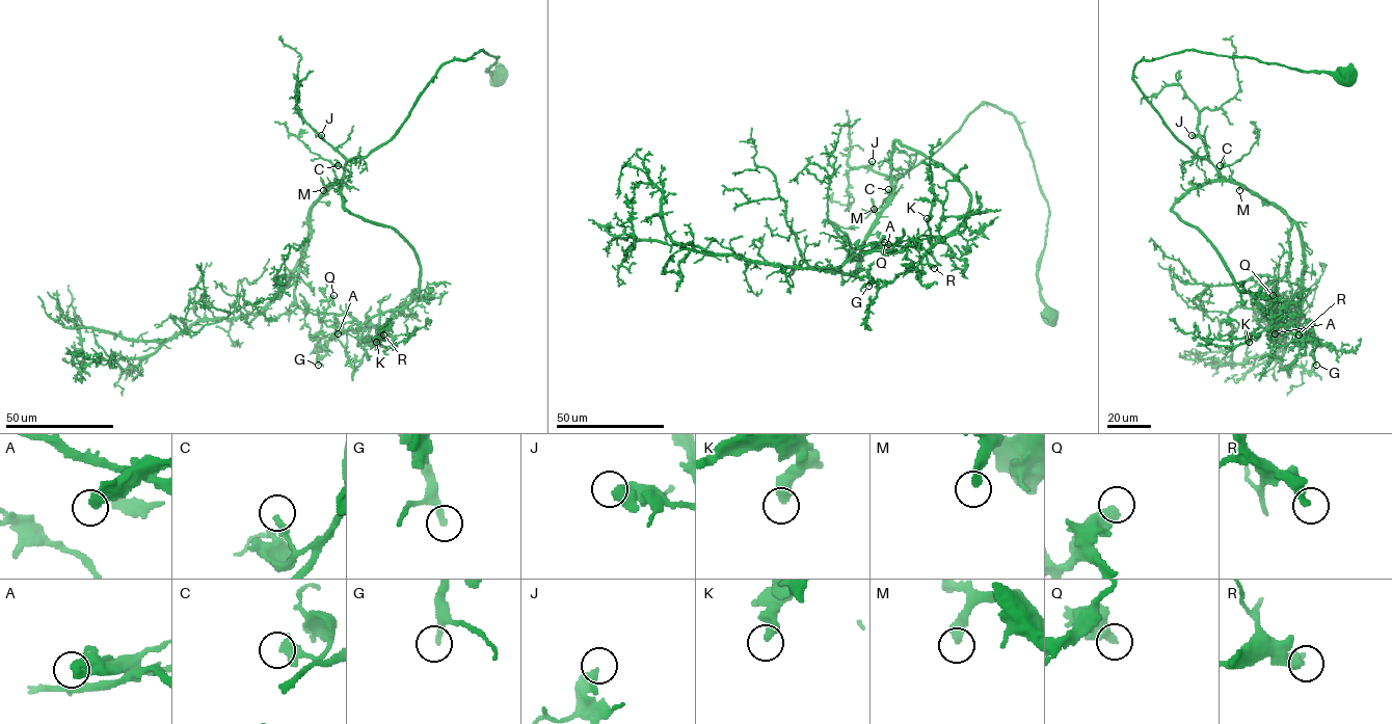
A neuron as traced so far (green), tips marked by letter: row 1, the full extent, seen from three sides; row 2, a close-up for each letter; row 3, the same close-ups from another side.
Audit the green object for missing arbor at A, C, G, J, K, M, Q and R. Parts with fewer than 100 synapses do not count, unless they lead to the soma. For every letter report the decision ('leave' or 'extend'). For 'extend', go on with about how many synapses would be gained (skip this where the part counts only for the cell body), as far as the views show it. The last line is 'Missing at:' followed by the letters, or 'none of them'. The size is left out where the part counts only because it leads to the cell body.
A: leave
C: leave
G: leave
J: leave
K: leave
M: extend; 110 synapses
Q: leave
R: leave
Missing at: M

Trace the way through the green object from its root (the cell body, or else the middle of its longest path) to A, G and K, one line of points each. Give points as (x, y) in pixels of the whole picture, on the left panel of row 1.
A: (503, 74), (482, 50), (445, 62), (312, 208), (294, 297), (338, 333)
G: (503, 74), (482, 50), (445, 62), (345, 165), (343, 207), (406, 242), (420, 289), (318, 365)
K: (503, 74), (482, 50), (445, 62), (400, 129), (345, 165), (343, 207), (392, 228), (420, 266), (376, 342)

